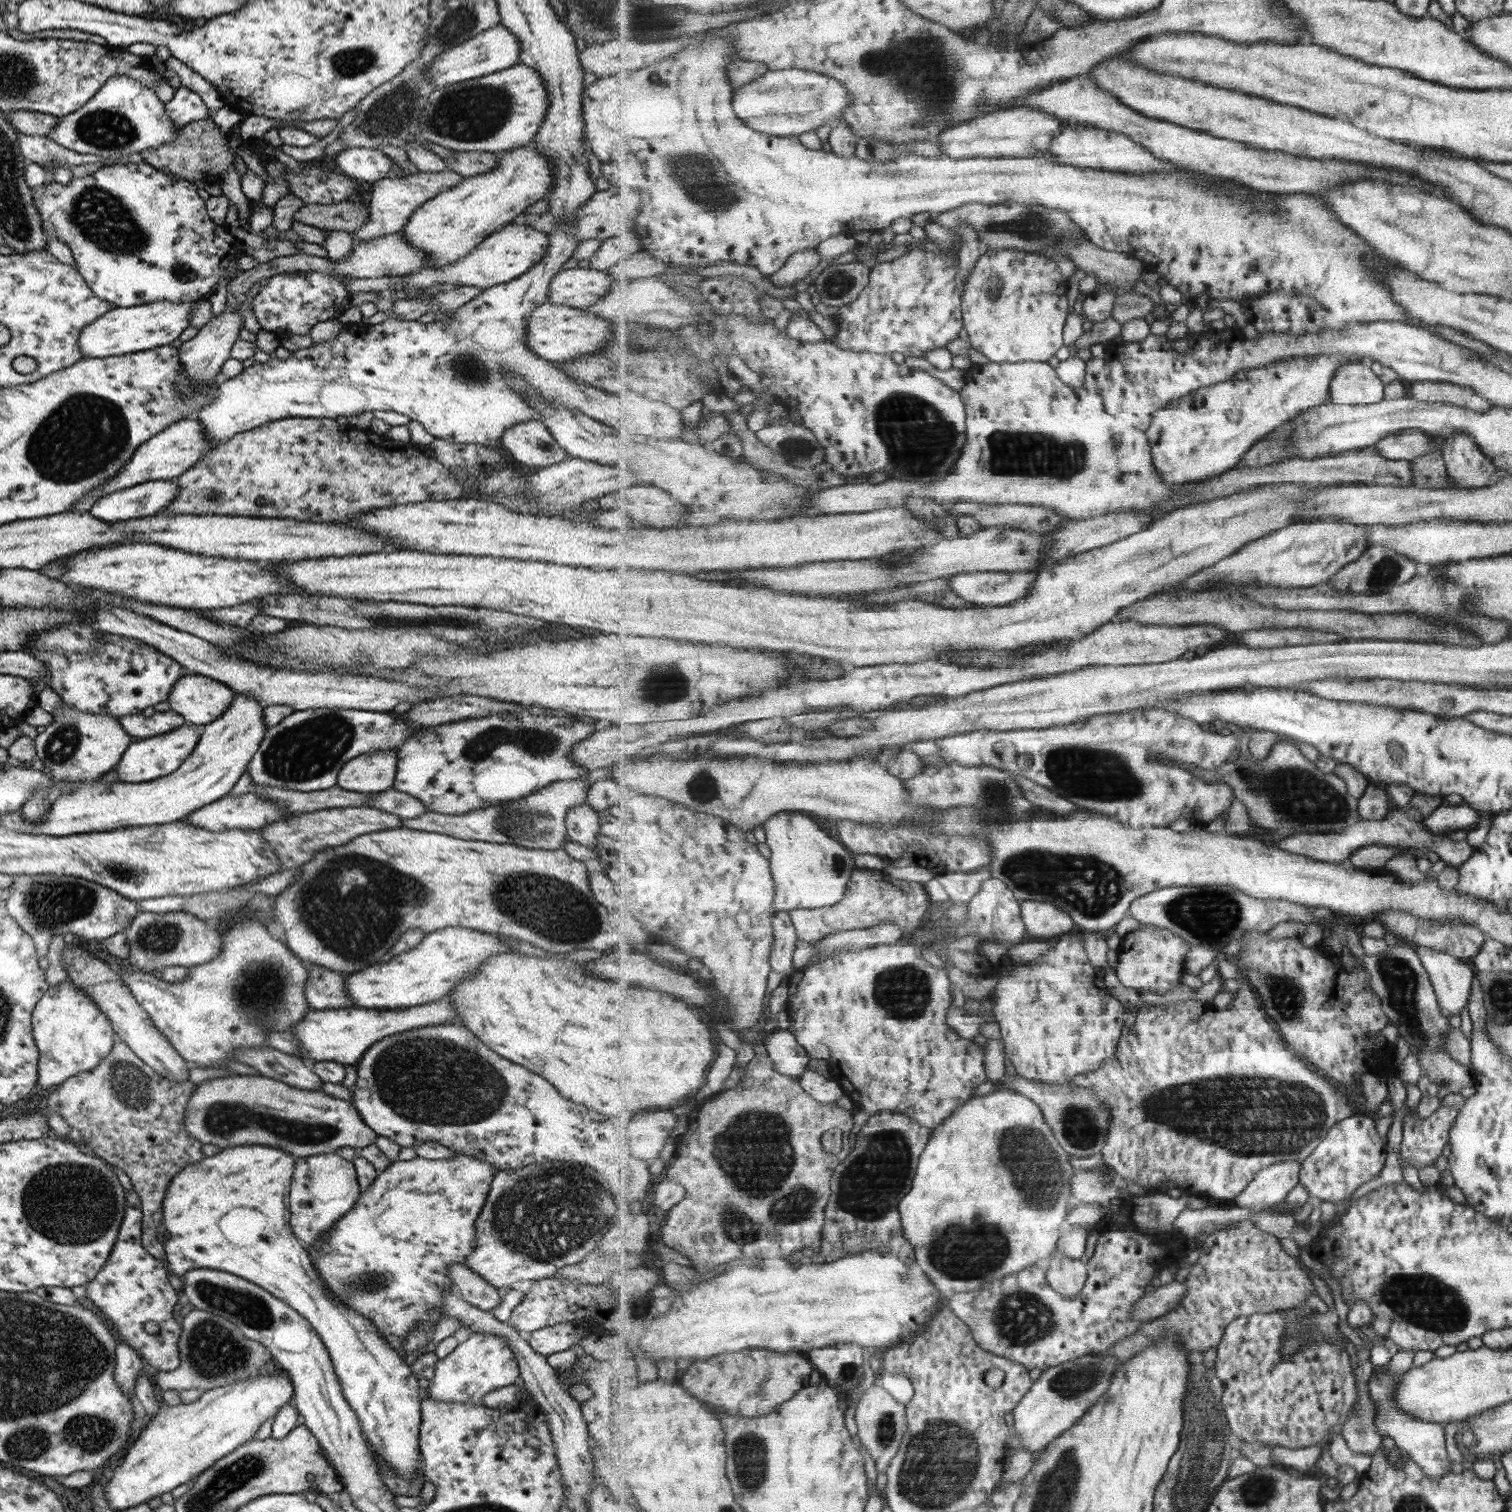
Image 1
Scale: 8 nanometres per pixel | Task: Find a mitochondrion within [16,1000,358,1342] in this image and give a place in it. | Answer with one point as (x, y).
(72, 1203)

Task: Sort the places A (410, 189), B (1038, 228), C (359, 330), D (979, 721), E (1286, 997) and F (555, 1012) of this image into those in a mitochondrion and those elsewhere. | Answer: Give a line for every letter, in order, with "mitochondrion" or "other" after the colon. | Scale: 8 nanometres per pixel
A: other
B: mitochondrion
C: other
D: other
E: mitochondrion
F: other

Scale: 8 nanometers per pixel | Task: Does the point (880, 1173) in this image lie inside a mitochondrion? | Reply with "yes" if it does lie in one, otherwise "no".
yes

